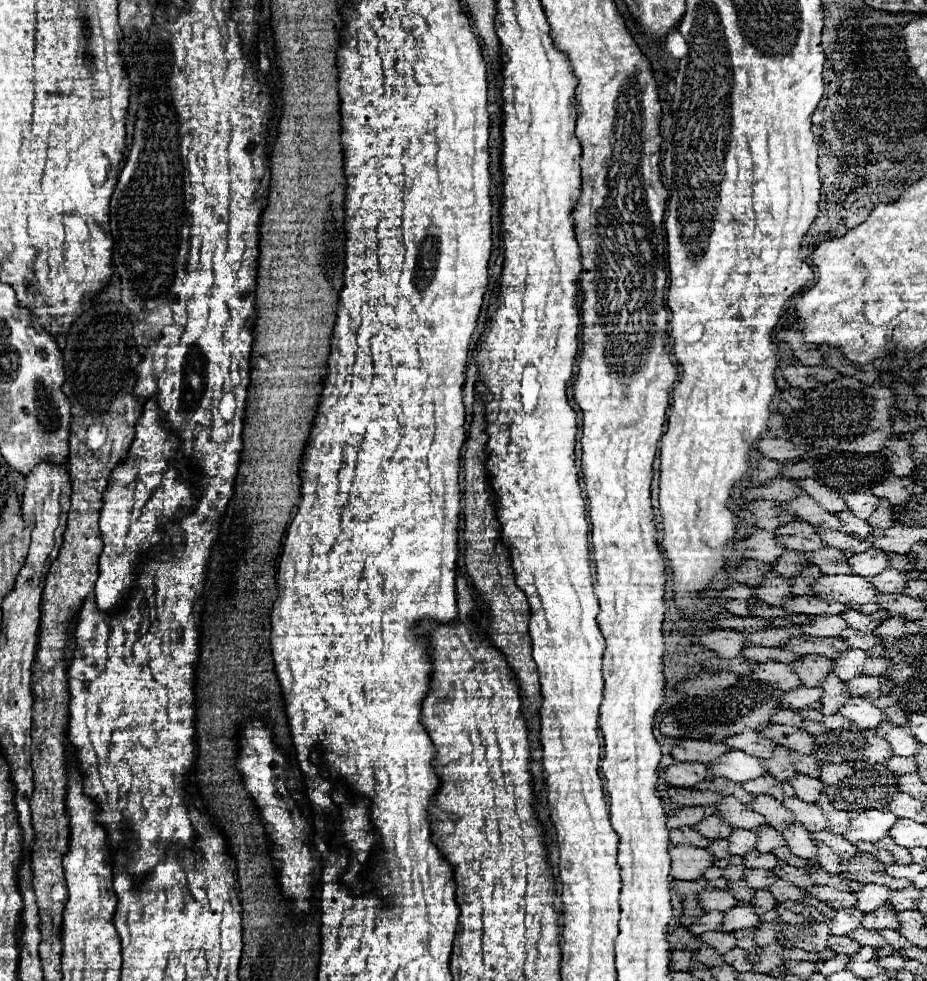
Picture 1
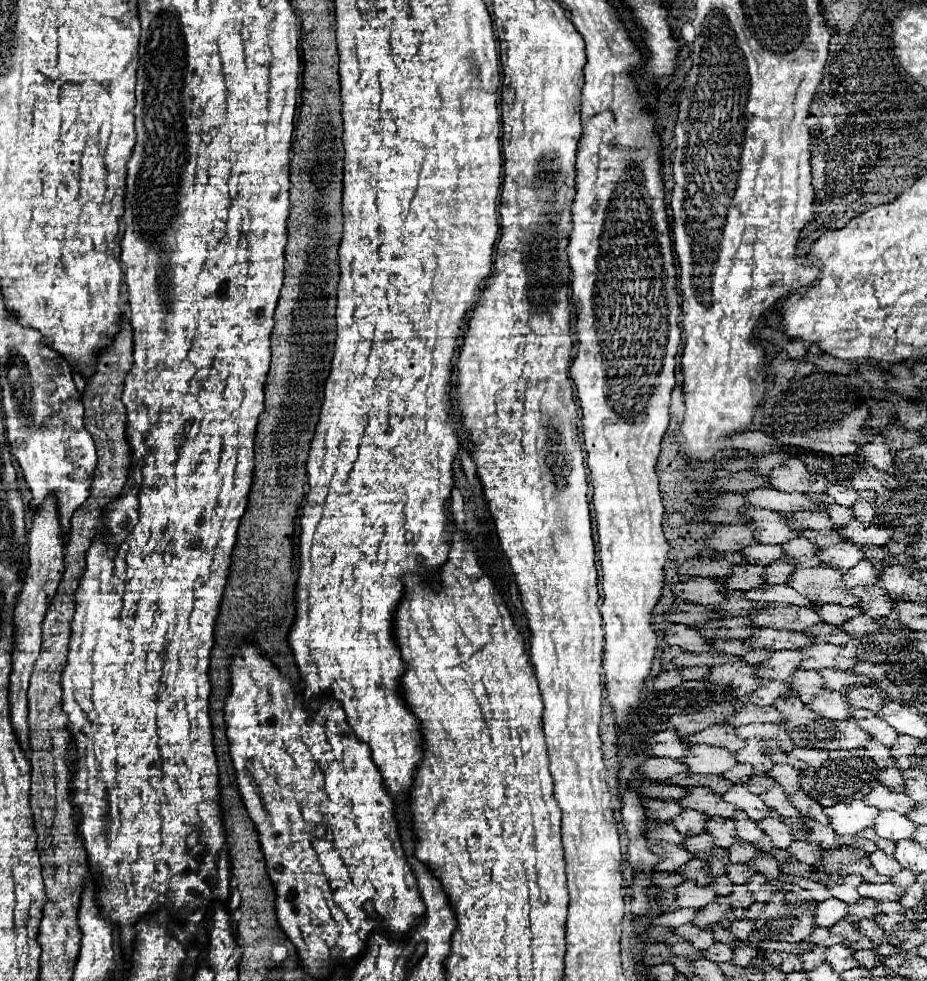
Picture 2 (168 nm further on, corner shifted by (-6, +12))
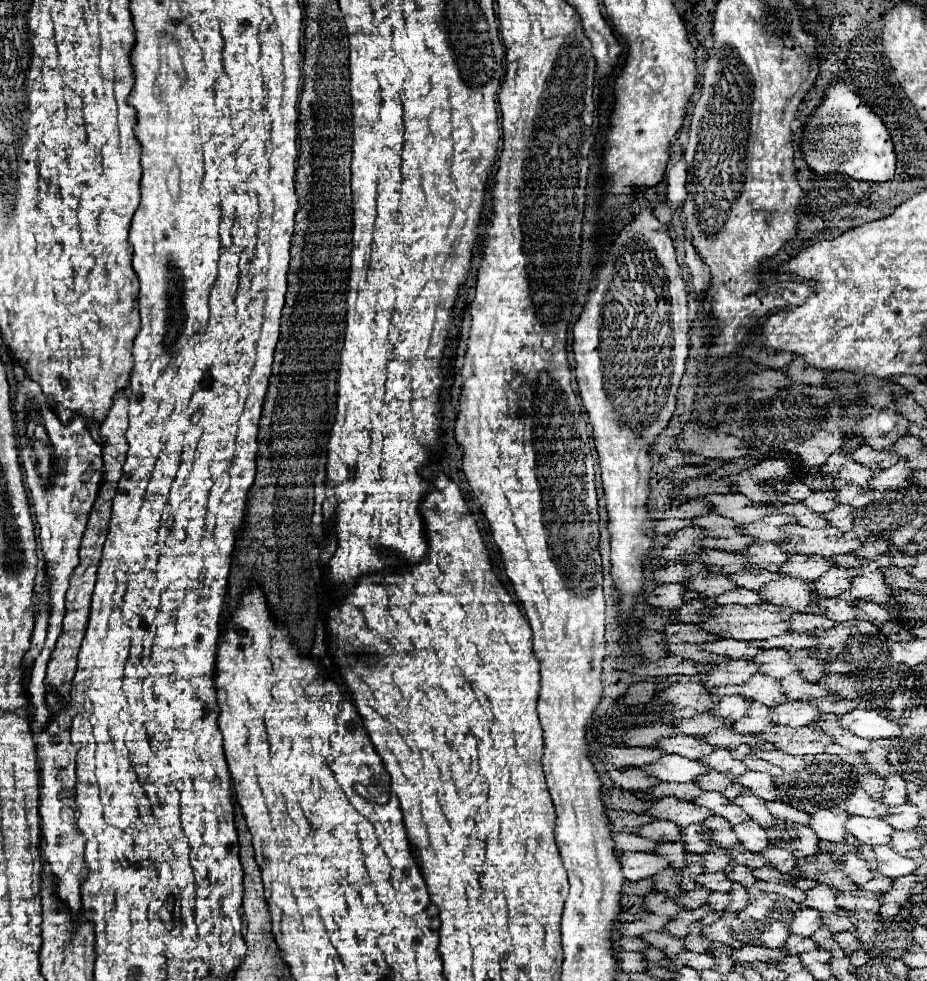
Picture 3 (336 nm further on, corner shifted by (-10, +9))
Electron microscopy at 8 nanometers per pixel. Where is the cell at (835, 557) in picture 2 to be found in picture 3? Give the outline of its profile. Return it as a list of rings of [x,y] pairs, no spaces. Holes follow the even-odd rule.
[[[794,555],[784,565],[786,567],[780,569],[778,573],[792,575],[792,577],[804,577],[804,579],[810,579],[810,581],[824,575],[824,571],[830,571],[832,567],[836,567],[834,561],[820,557],[820,555]]]

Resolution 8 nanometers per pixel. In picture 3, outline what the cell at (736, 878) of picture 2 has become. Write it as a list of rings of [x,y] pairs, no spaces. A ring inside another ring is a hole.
[[[718,871],[718,873],[702,873],[702,875],[696,877],[696,881],[698,881],[702,887],[710,889],[710,891],[722,891],[722,893],[730,891],[732,885],[734,885],[734,883],[728,879],[728,875],[722,873],[722,871]]]

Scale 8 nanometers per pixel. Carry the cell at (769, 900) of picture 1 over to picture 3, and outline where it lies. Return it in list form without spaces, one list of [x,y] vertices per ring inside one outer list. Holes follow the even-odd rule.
[[[712,893],[710,899],[708,899],[708,905],[710,905],[714,911],[718,911],[718,909],[726,909],[726,907],[728,907],[726,901],[730,901],[730,893]]]

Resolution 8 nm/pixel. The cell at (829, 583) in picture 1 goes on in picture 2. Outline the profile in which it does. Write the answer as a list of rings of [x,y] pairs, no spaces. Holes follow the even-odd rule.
[[[816,566],[816,568],[796,568],[788,582],[796,592],[808,598],[814,606],[822,604],[840,604],[854,606],[856,598],[846,594],[846,586],[842,584],[842,570]]]

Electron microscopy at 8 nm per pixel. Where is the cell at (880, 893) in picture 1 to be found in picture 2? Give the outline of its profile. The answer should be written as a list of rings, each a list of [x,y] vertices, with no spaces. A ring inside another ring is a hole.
[[[846,876],[846,878],[842,878],[840,882],[836,882],[836,884],[830,886],[832,898],[842,900],[842,902],[846,902],[846,904],[858,902],[858,884],[860,884],[860,882],[862,882],[860,876]]]

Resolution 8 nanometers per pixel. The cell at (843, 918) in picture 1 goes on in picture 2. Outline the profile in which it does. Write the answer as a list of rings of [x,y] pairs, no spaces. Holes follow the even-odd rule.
[[[828,898],[824,902],[820,902],[816,906],[816,912],[814,912],[814,924],[816,926],[826,926],[830,928],[832,924],[836,924],[838,920],[842,920],[848,912],[848,904],[836,900],[836,898]]]

